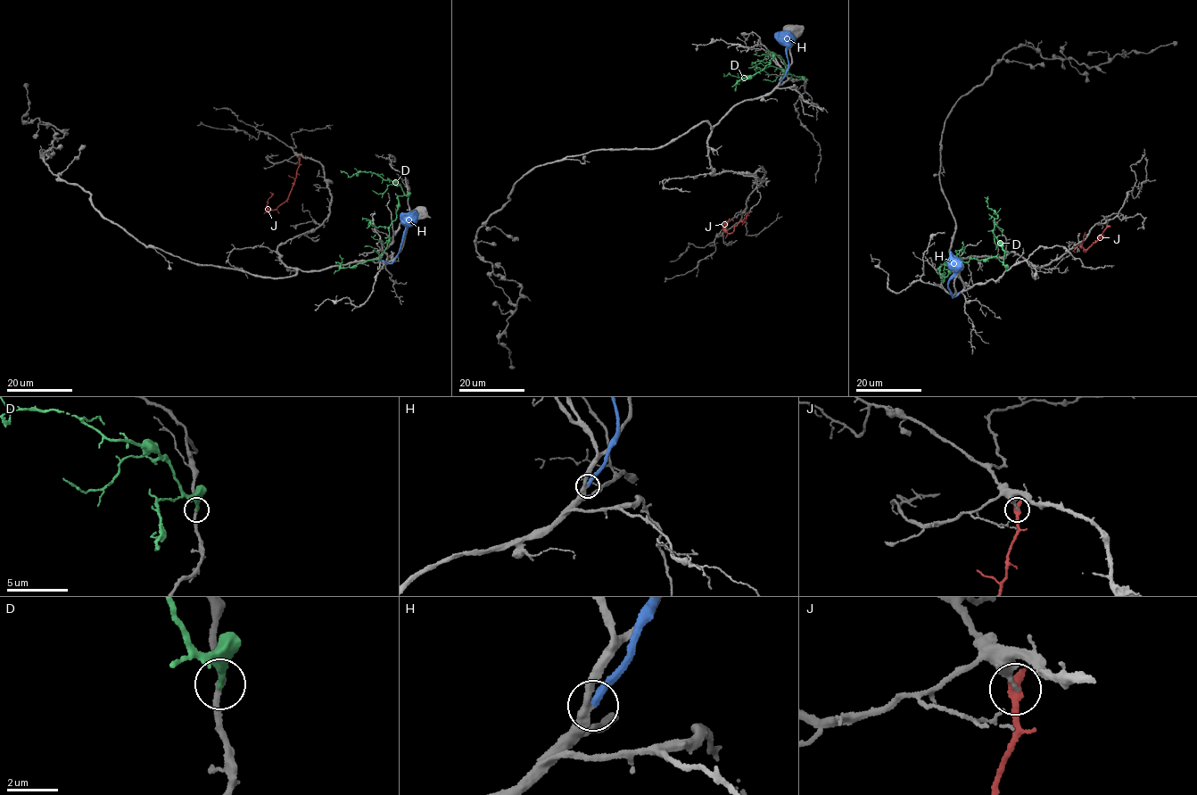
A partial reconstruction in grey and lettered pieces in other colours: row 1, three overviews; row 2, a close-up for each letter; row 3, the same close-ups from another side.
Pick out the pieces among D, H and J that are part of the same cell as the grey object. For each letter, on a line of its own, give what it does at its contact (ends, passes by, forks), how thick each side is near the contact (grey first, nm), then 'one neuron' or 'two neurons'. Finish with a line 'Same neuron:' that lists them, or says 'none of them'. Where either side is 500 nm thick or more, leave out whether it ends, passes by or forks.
D: it ends; calibres 240 and 300 nm; two neurons
H: it ends; calibres 320 and 360 nm; two neurons
J: it ends; calibres 100 and 440 nm; two neurons
Same neuron: none of them

